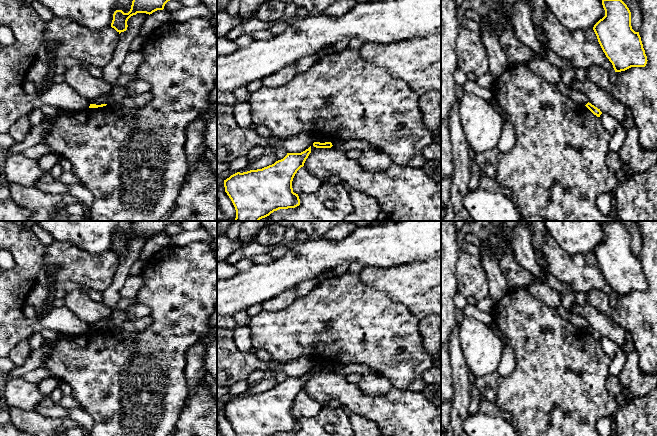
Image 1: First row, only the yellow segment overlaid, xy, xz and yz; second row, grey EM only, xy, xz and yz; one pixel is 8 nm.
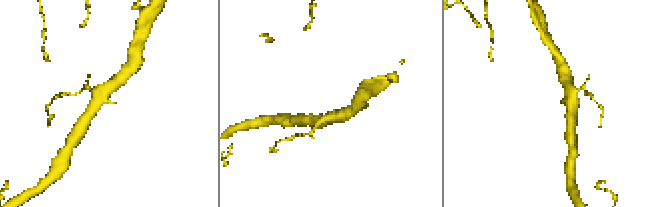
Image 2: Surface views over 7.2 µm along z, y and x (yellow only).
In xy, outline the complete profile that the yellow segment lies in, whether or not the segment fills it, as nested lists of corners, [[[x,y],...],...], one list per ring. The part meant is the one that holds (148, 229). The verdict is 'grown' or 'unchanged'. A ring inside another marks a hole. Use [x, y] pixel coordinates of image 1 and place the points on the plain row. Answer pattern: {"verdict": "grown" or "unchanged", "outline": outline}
{"verdict": "unchanged", "outline": [[[134,221],[128,237],[124,237],[122,234],[114,236],[111,251],[120,258],[127,254],[127,245],[131,240],[137,237],[150,239],[157,234],[163,234],[168,225],[180,223],[181,221]]]}

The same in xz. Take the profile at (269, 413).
{"verdict": "unchanged", "outline": [[[311,370],[301,377],[287,377],[283,383],[262,393],[237,396],[224,404],[225,416],[236,436],[274,436],[299,430],[300,423],[298,418],[293,416],[292,405],[310,377]]]}

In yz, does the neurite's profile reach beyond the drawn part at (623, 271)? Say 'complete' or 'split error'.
complete

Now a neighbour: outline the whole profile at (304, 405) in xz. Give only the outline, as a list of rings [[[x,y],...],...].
[[[301,391],[292,405],[293,416],[314,417],[321,411],[322,405],[312,398],[306,391]]]

